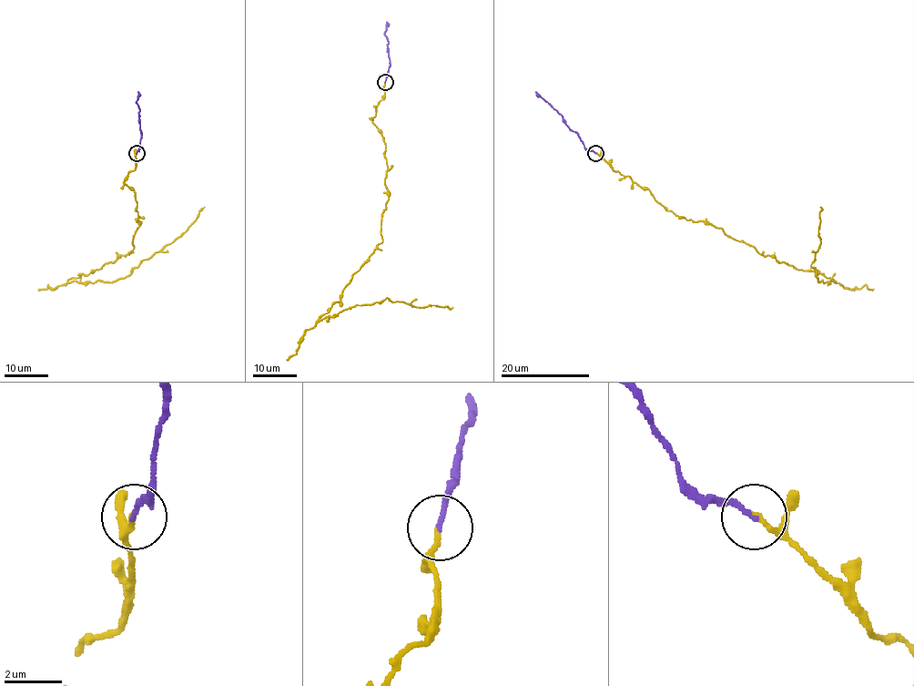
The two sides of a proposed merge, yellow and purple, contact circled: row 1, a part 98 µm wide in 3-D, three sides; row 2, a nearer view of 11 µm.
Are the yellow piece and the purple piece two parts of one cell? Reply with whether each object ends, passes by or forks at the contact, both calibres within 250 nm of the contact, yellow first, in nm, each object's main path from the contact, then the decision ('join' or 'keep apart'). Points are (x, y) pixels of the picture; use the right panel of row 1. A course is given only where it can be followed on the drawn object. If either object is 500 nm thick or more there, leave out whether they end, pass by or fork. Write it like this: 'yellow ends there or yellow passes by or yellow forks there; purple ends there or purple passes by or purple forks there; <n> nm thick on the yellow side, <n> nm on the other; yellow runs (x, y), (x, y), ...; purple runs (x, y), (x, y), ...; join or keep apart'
yellow ends there; purple ends there; 170 nm thick on the yellow side, 170 nm on the other; yellow runs (595, 153), (677, 216), (709, 222), (829, 282), (818, 282), (811, 264), (821, 206); purple runs (595, 153), (586, 148), (566, 121), (535, 91); join

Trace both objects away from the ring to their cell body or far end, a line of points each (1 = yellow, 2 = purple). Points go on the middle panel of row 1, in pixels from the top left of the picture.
1: (385, 82), (372, 120), (387, 164), (382, 241), (319, 318), (387, 298), (453, 308)
2: (385, 82), (390, 66), (386, 22)

